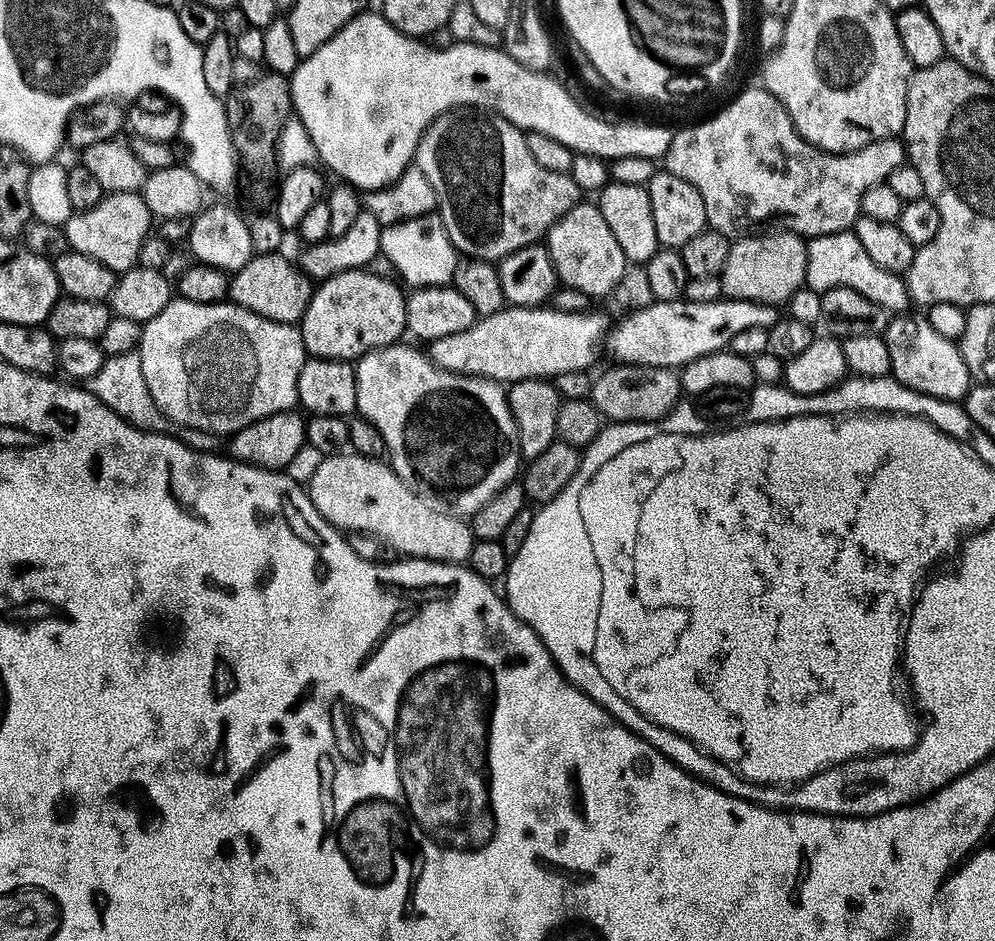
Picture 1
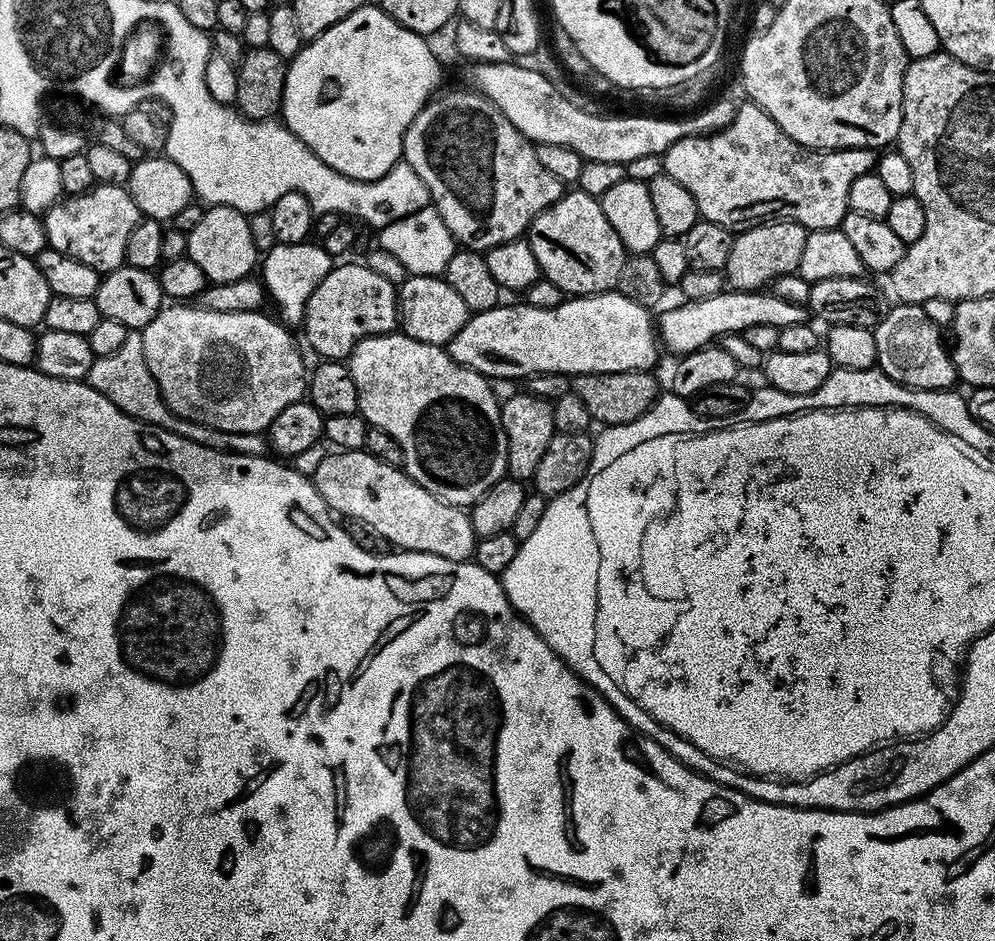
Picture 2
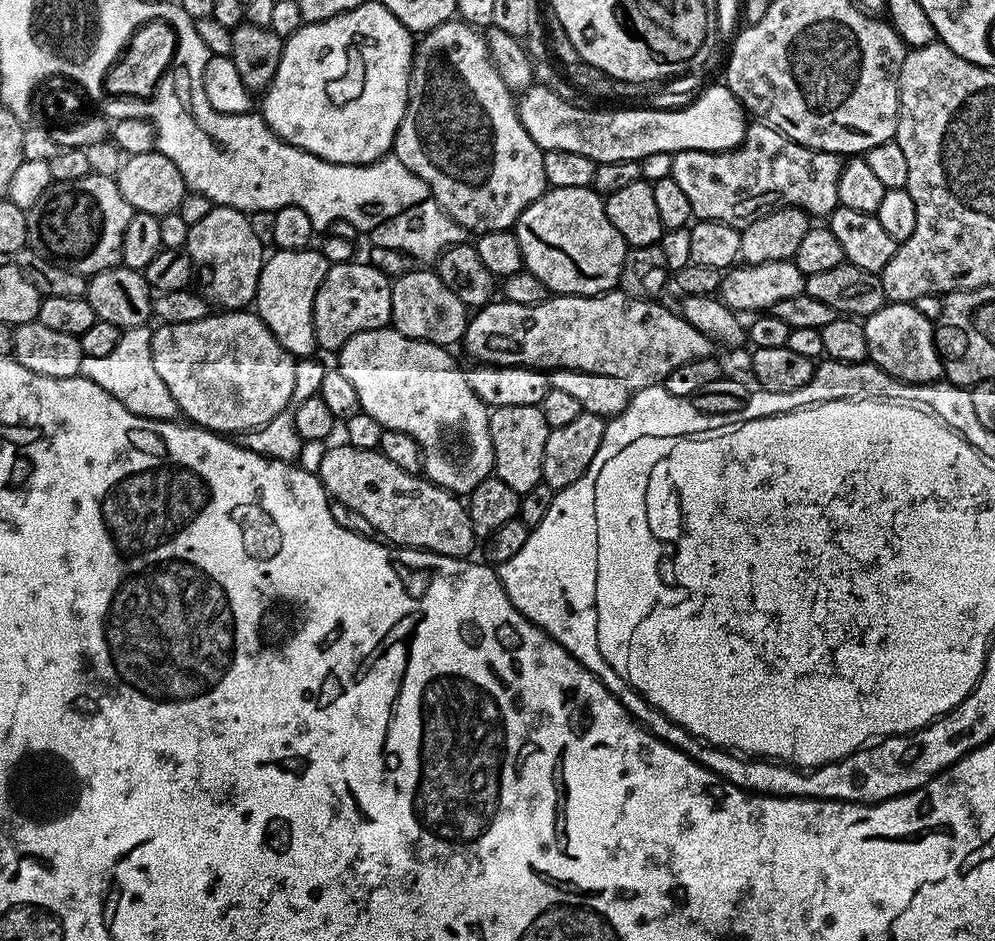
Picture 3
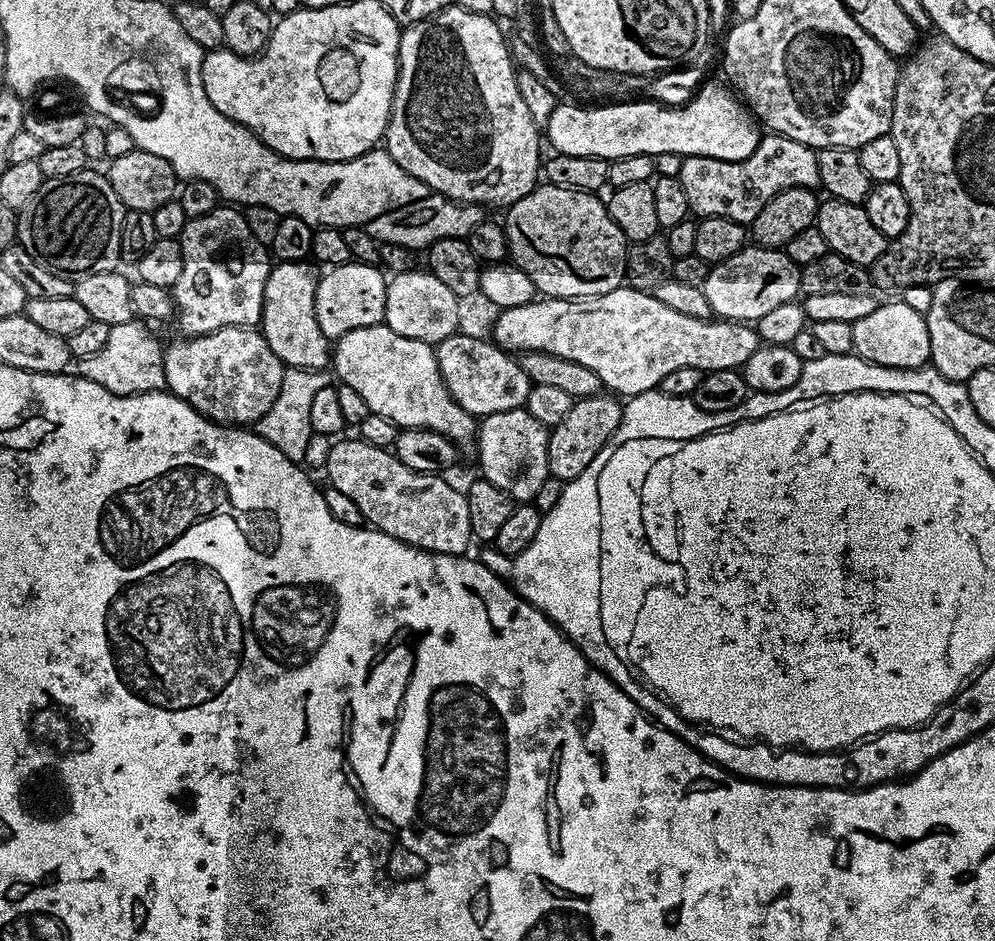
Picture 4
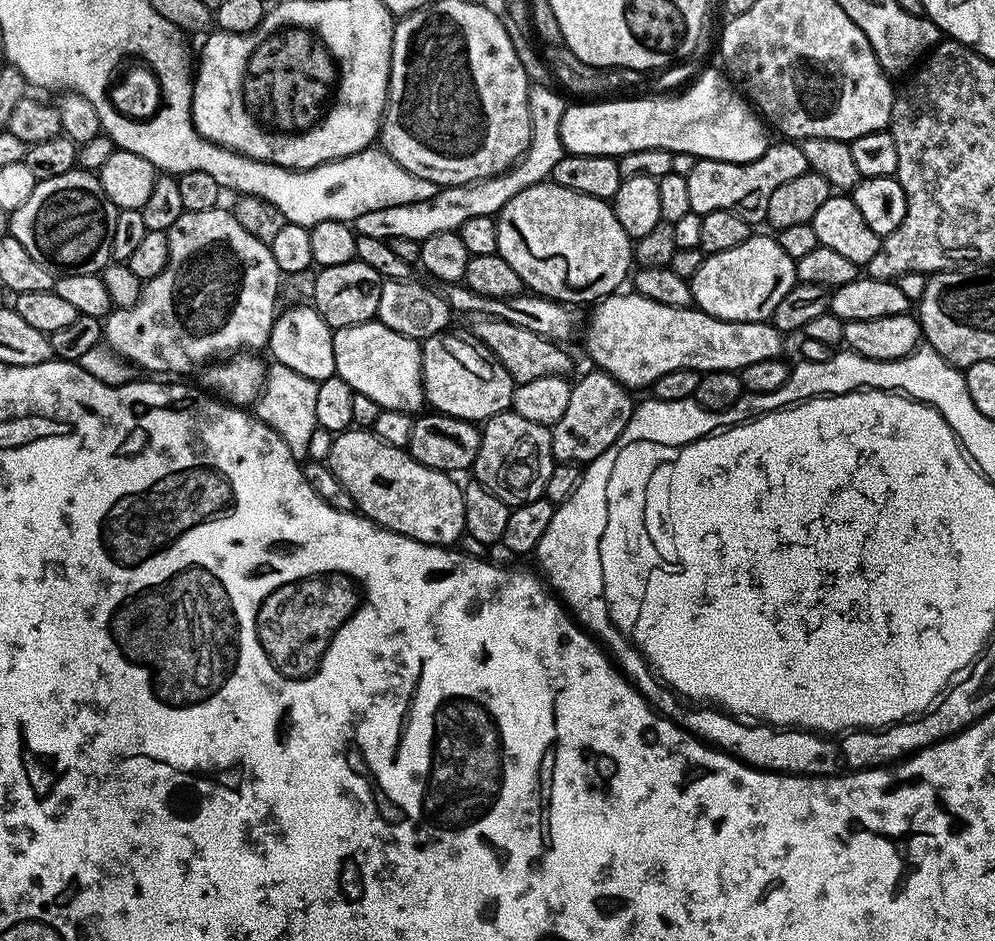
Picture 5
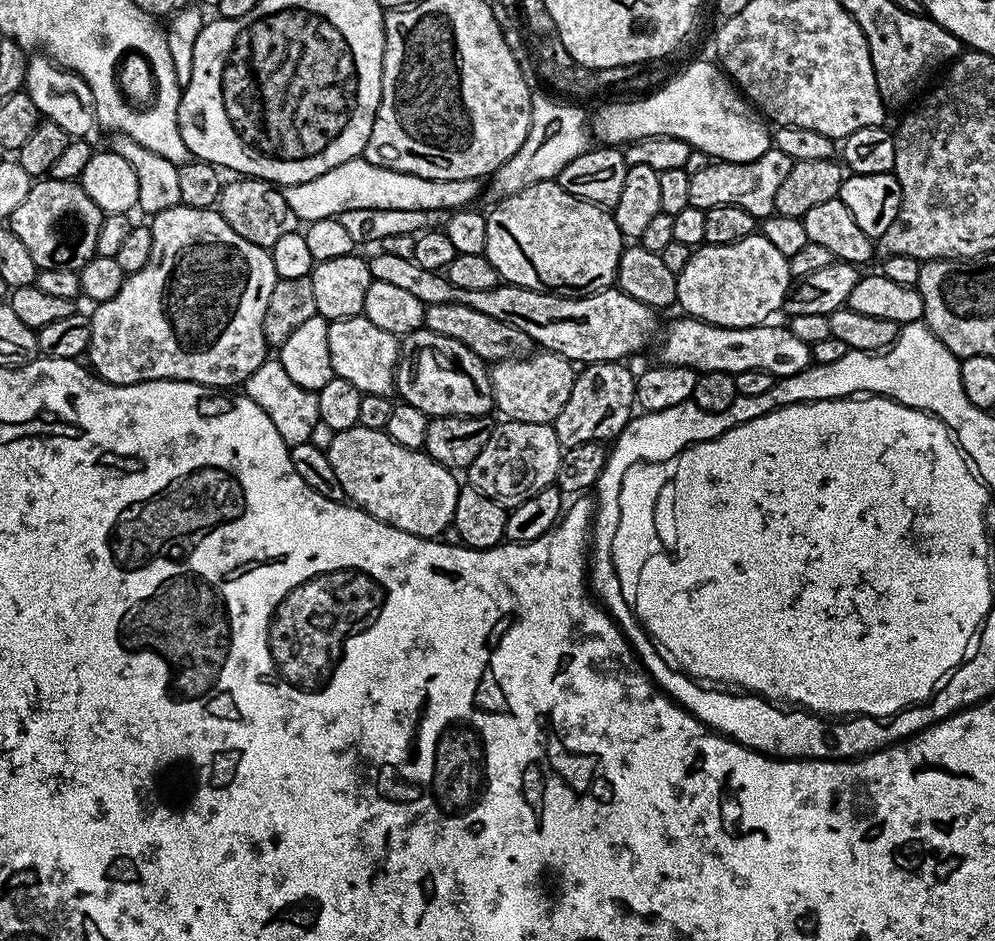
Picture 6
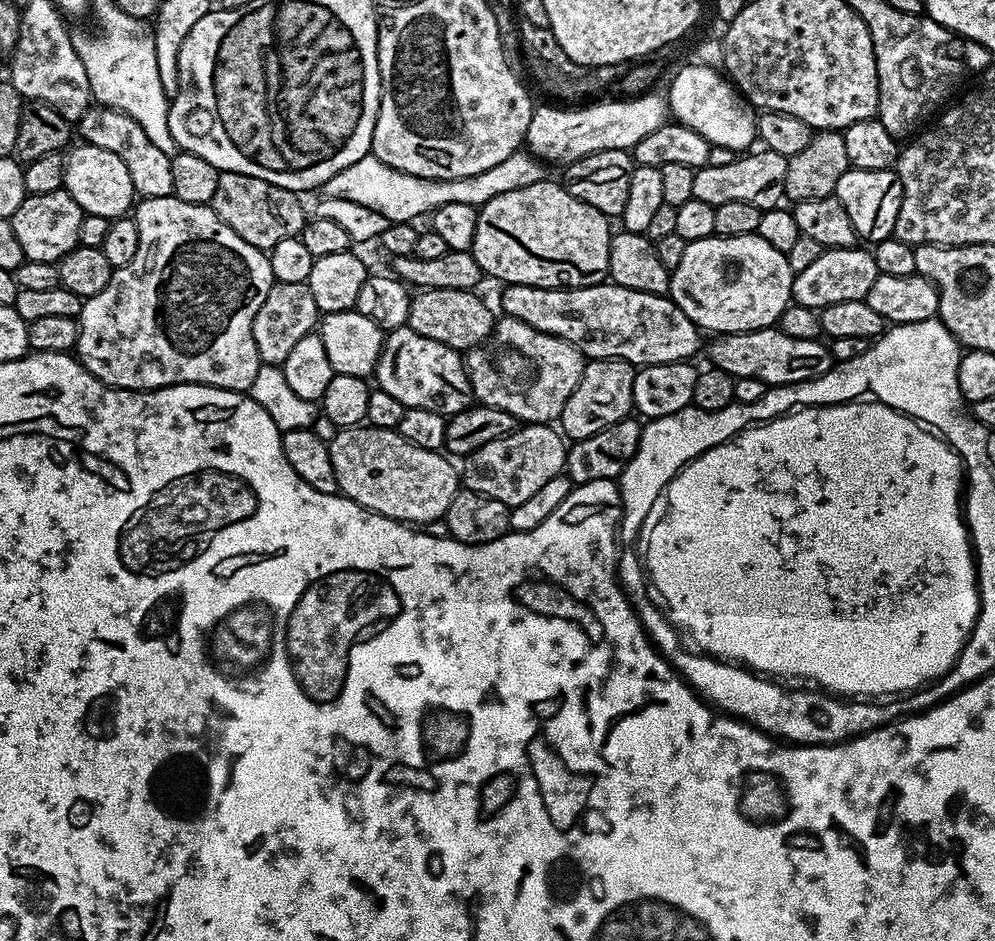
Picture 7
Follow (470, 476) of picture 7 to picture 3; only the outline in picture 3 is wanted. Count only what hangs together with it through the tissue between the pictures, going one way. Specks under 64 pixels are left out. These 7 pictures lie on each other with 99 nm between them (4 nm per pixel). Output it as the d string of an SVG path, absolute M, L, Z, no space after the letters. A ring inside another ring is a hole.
M538 404L534 406L502 406L493 408L489 411L488 421L490 422L490 442L494 442L494 475L510 490L518 493L529 492L534 490L534 486L542 483L542 454L546 451L546 438L550 431L546 422L546 414Z

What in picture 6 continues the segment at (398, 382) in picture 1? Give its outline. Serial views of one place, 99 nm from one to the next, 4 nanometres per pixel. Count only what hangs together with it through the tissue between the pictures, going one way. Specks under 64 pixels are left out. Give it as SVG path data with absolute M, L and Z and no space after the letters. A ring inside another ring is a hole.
M363 314L345 320L333 320L328 325L330 362L335 375L350 382L359 392L391 397L396 387L396 361L400 359L397 337L378 330Z

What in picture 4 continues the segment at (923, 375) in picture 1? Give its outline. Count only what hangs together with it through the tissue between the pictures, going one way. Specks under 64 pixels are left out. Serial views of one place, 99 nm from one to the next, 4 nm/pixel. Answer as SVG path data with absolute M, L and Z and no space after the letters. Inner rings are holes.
M896 298L893 304L877 303L874 314L866 314L866 318L858 318L853 322L852 329L856 339L855 355L860 356L863 360L869 360L875 364L890 366L898 370L910 370L911 368L923 368L932 359L928 321L925 316L918 314L918 310L906 306L903 299Z

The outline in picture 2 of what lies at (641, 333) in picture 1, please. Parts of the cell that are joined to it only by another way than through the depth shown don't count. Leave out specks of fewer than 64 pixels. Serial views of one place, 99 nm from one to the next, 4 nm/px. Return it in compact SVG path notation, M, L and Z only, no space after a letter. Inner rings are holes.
M725 290L714 298L680 302L677 308L668 308L658 316L658 336L663 347L675 354L707 348L713 342L733 334L743 334L750 326L774 326L781 329L791 324L803 324L810 313L802 304L791 304L771 291L738 292Z

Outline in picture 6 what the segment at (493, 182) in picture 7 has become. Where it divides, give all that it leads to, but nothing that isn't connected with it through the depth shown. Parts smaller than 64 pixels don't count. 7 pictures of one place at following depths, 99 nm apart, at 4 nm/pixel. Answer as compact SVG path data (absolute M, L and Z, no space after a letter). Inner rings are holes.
M357 158L334 170L326 170L310 182L290 184L283 189L286 202L295 214L297 221L311 222L322 218L340 217L346 210L422 210L438 212L455 210L473 203L480 192L480 180L431 180L418 178L414 174L395 172L389 168L379 168L369 160Z

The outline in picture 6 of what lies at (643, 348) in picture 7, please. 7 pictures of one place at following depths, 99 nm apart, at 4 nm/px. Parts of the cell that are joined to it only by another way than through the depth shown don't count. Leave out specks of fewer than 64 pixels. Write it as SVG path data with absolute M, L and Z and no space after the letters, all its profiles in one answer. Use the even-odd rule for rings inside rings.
M377 251L376 257L368 260L368 269L373 280L387 282L393 286L399 286L418 298L425 306L429 304L465 304L481 314L487 314L489 318L498 318L498 322L506 322L506 326L514 326L514 330L522 330L532 340L533 345L539 346L546 352L557 352L562 358L571 360L580 366L600 364L604 360L617 362L627 361L627 356L640 352L661 331L657 309L646 306L630 294L620 291L619 287L603 288L601 292L589 292L587 294L557 294L554 292L539 292L533 288L523 288L517 284L501 282L495 284L490 290L458 290L448 281L444 272L426 270L418 266L416 260L410 258L397 258L395 254L386 254Z

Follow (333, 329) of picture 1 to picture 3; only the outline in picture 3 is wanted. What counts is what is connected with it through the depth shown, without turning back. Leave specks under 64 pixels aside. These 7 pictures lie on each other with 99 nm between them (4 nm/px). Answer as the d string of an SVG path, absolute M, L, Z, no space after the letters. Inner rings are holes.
M356 263L331 265L322 286L318 286L318 294L314 298L312 321L316 342L321 349L325 348L328 352L335 353L346 341L354 338L354 334L386 328L392 323L392 280L386 274L382 274L382 270L378 270L373 264Z

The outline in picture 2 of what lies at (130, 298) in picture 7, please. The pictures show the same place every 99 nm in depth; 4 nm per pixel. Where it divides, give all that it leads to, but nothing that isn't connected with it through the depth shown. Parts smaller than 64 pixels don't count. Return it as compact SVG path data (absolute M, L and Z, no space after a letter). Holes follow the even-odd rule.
M214 204L204 208L202 214L202 222L198 222L198 226L194 226L194 230L188 233L188 259L198 262L198 266L202 266L202 274L205 281L214 284L225 284L226 282L238 282L242 278L253 275L254 269L258 264L258 253L254 246L254 238L250 234L250 226L248 225L248 216L245 213L234 210L230 206L222 206Z

